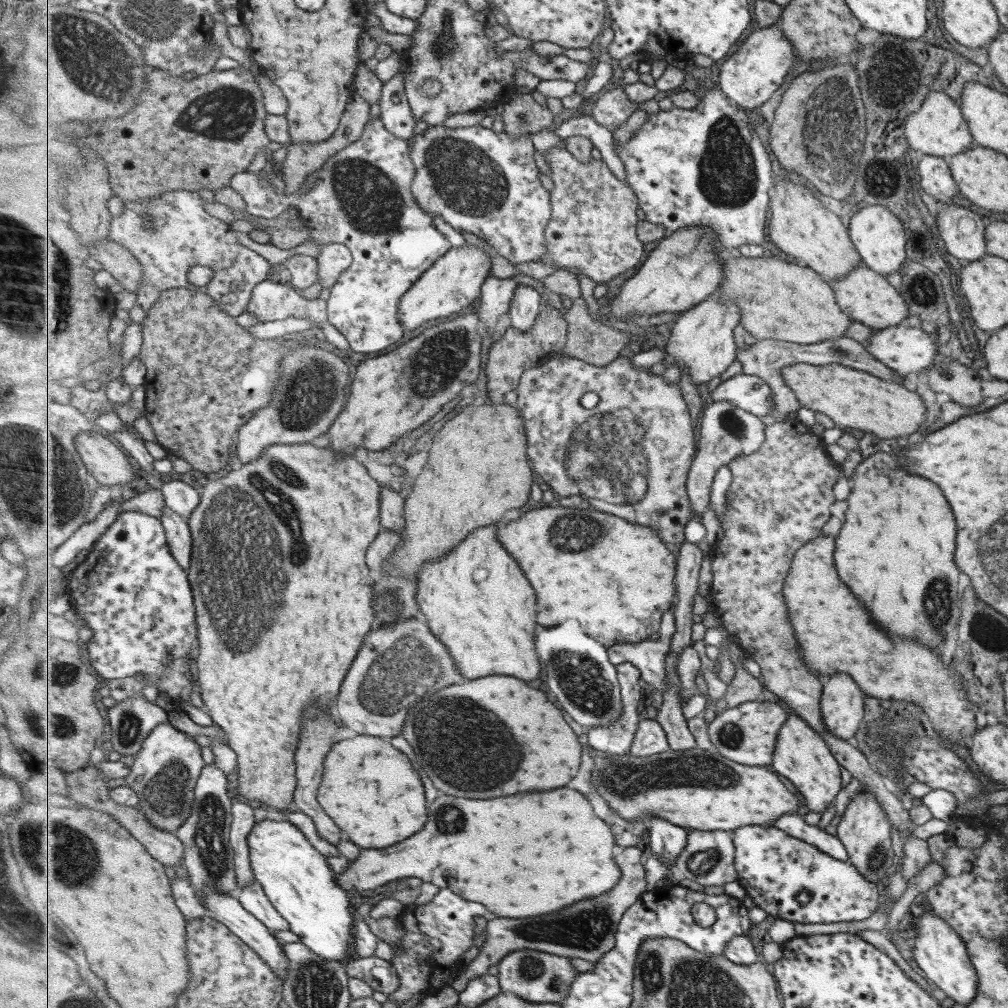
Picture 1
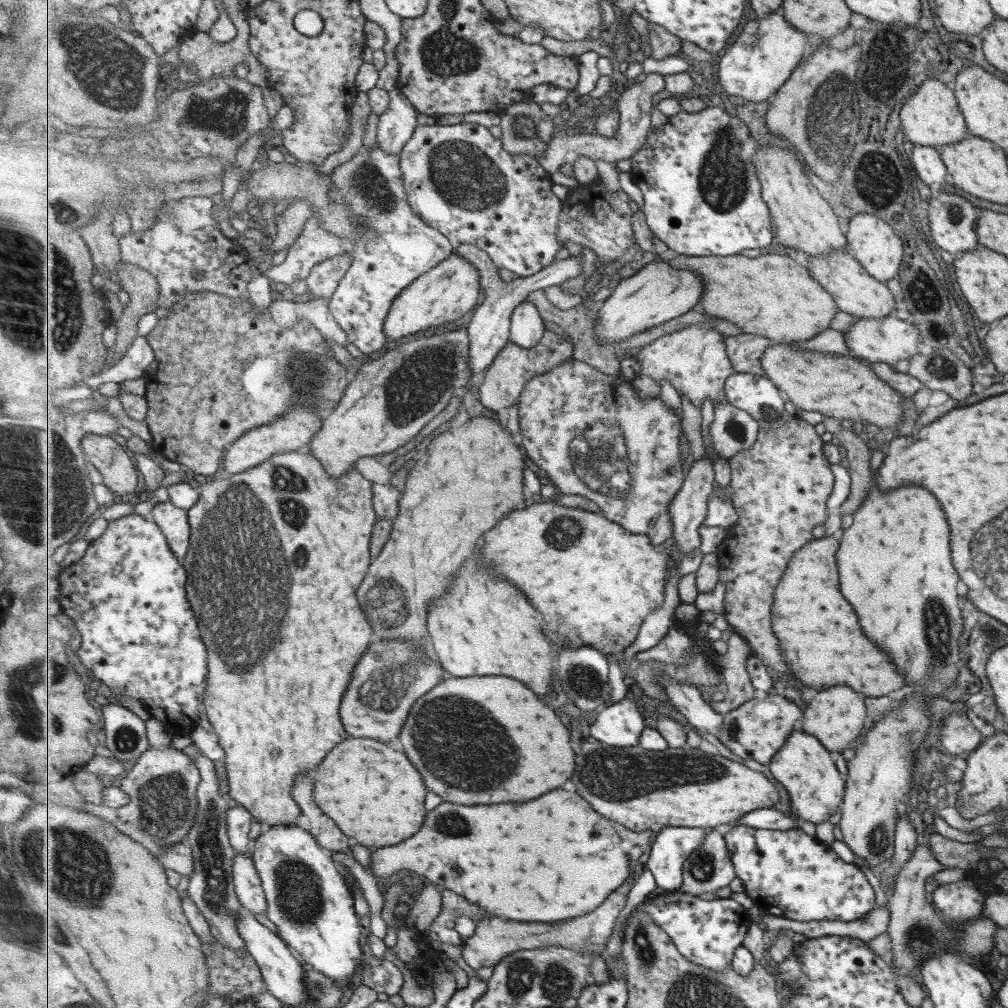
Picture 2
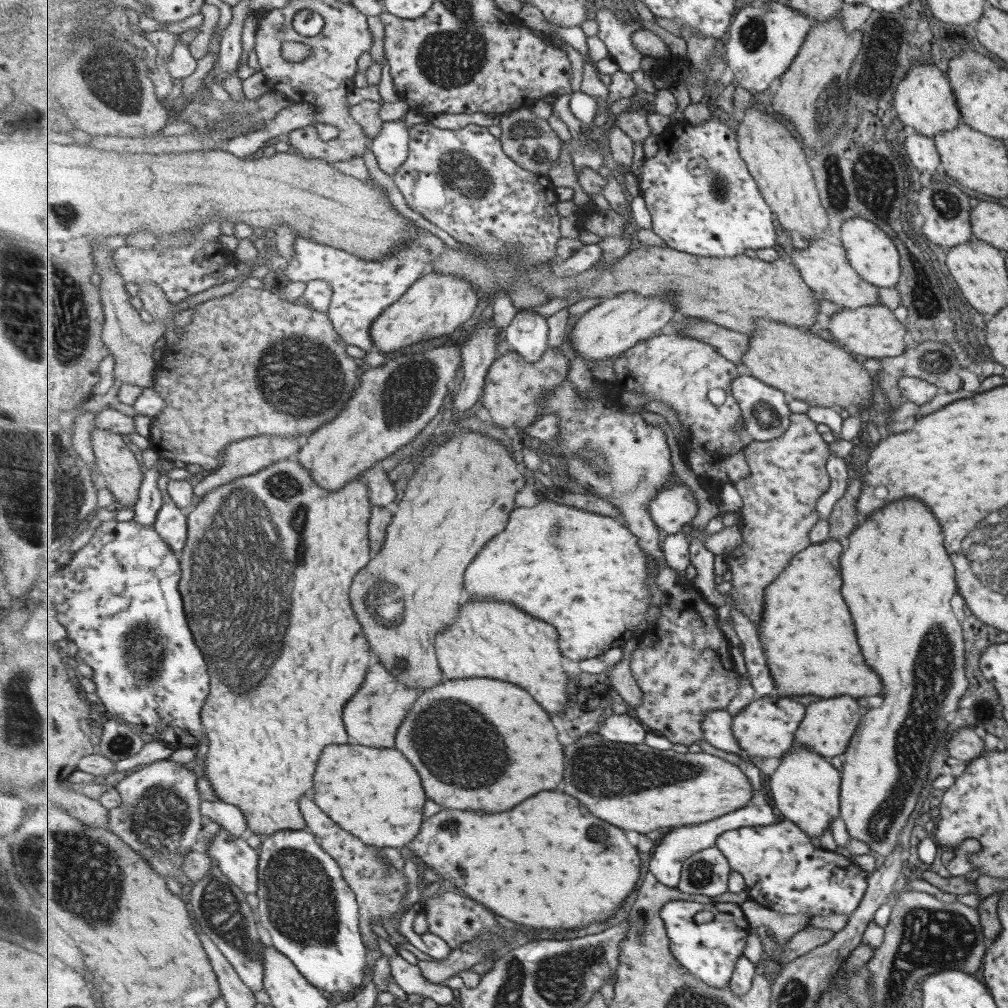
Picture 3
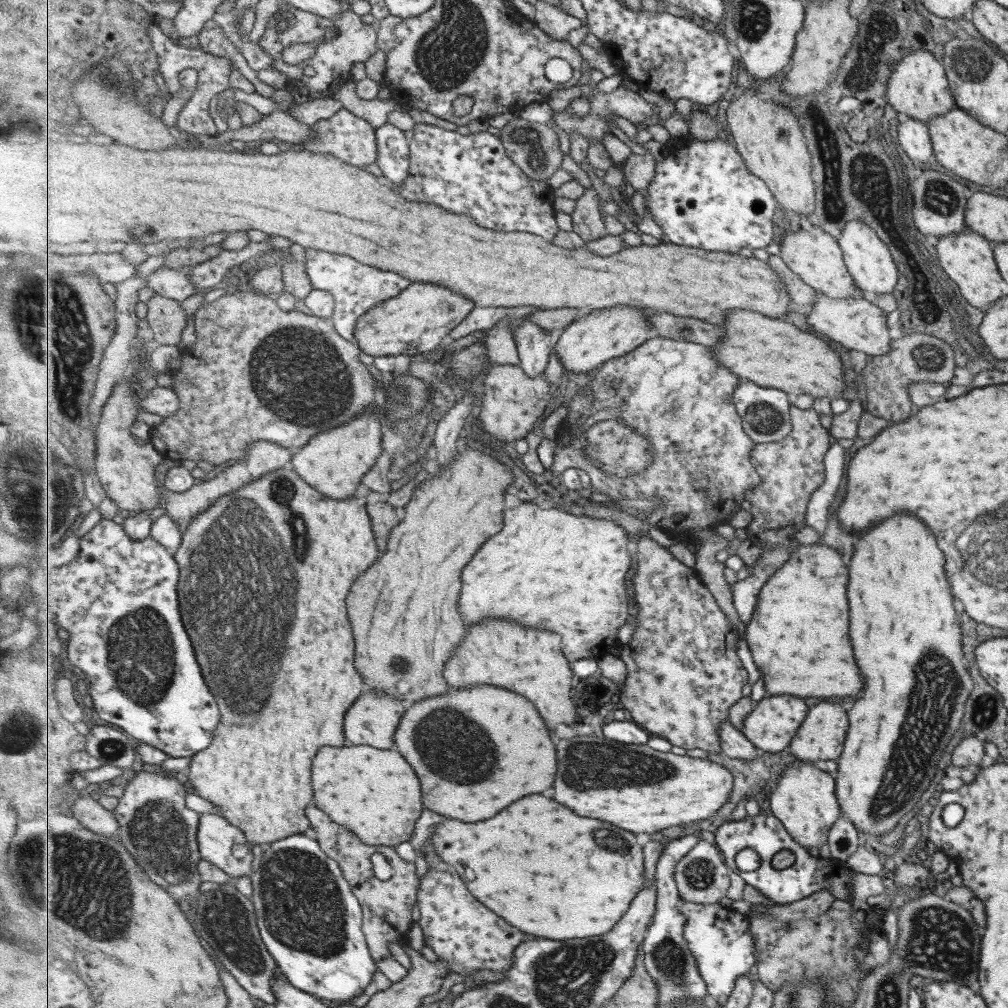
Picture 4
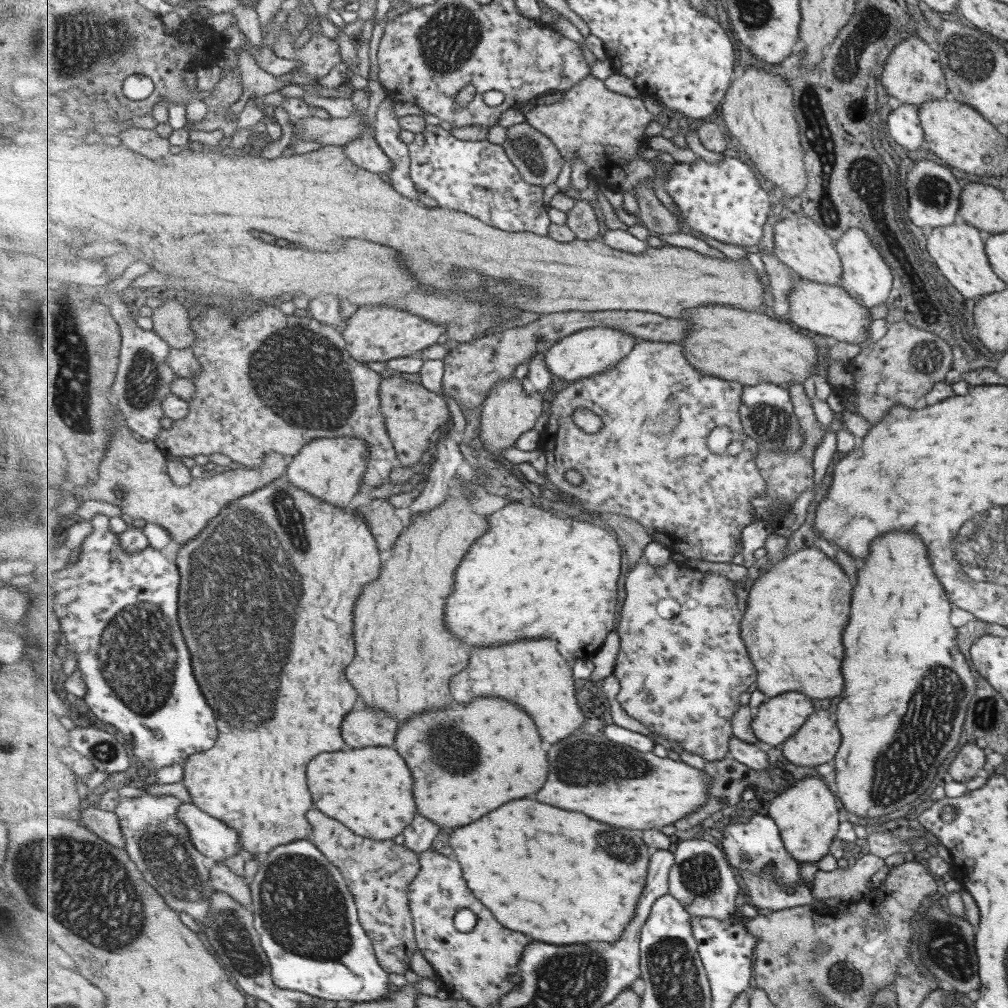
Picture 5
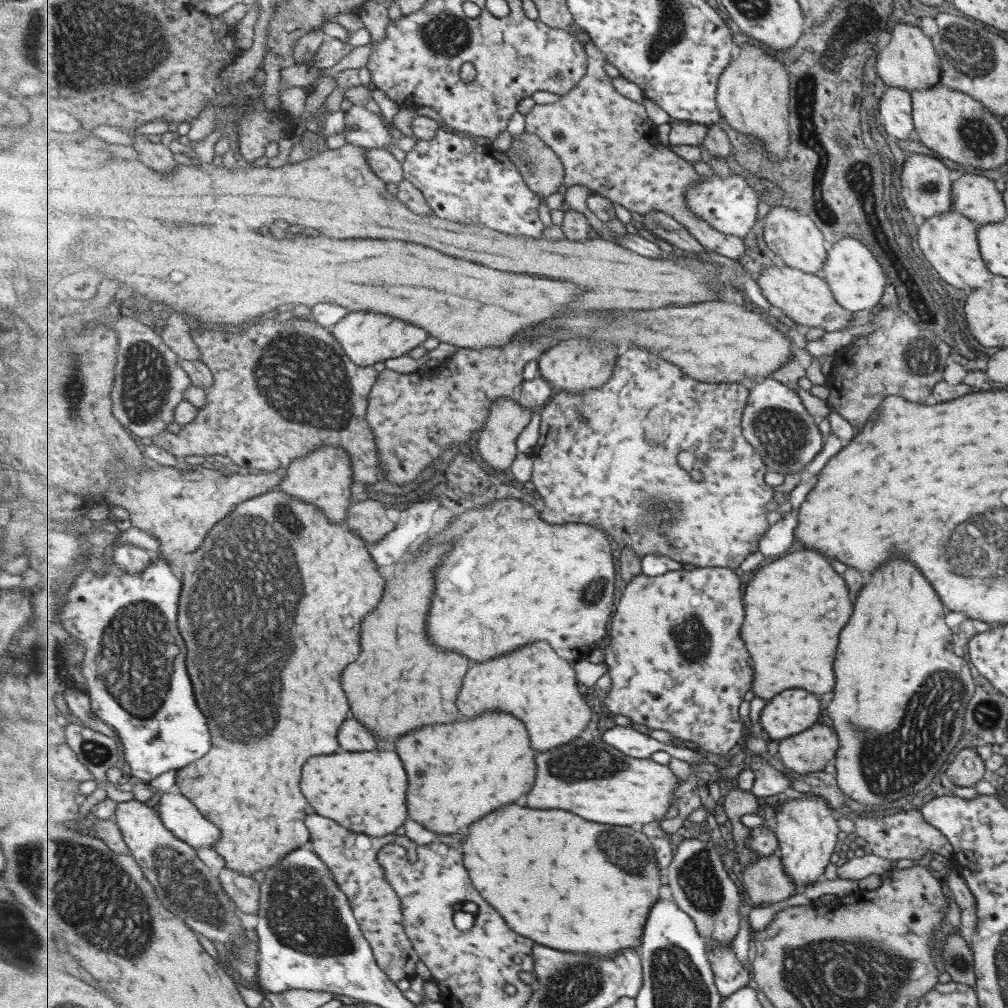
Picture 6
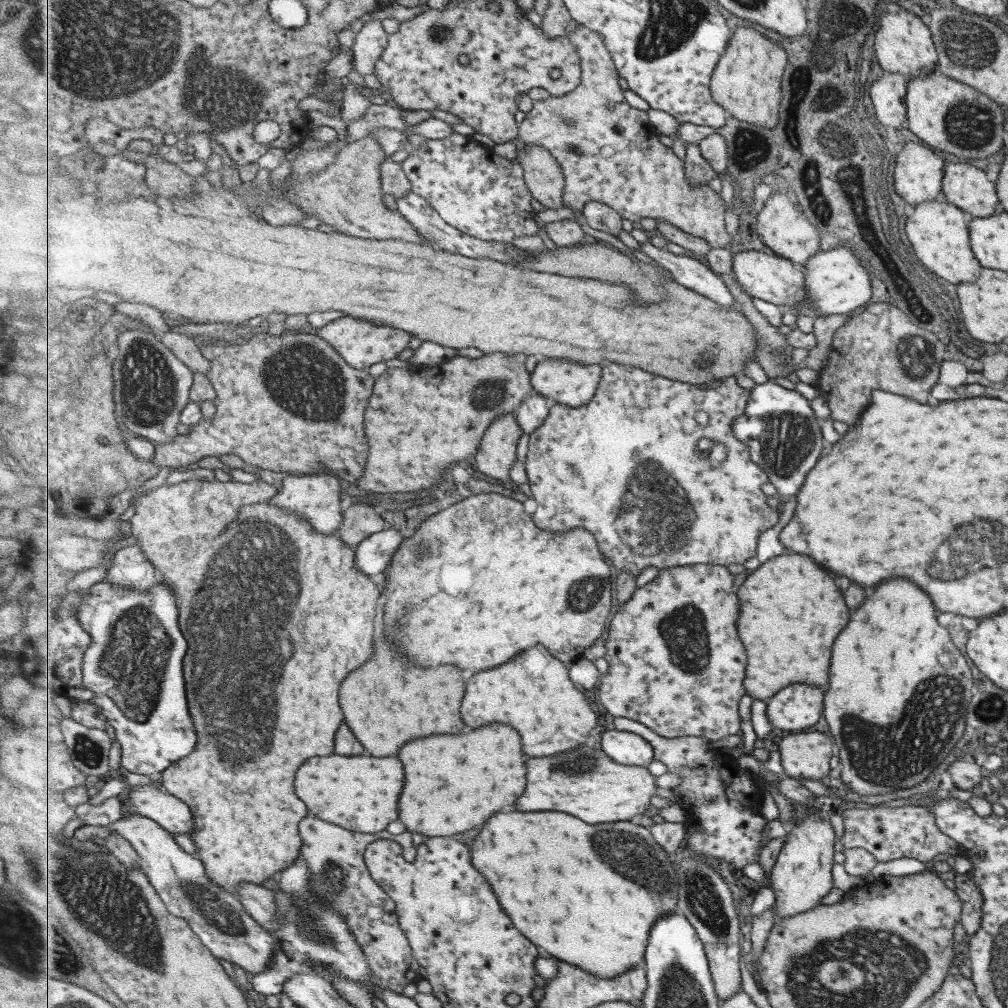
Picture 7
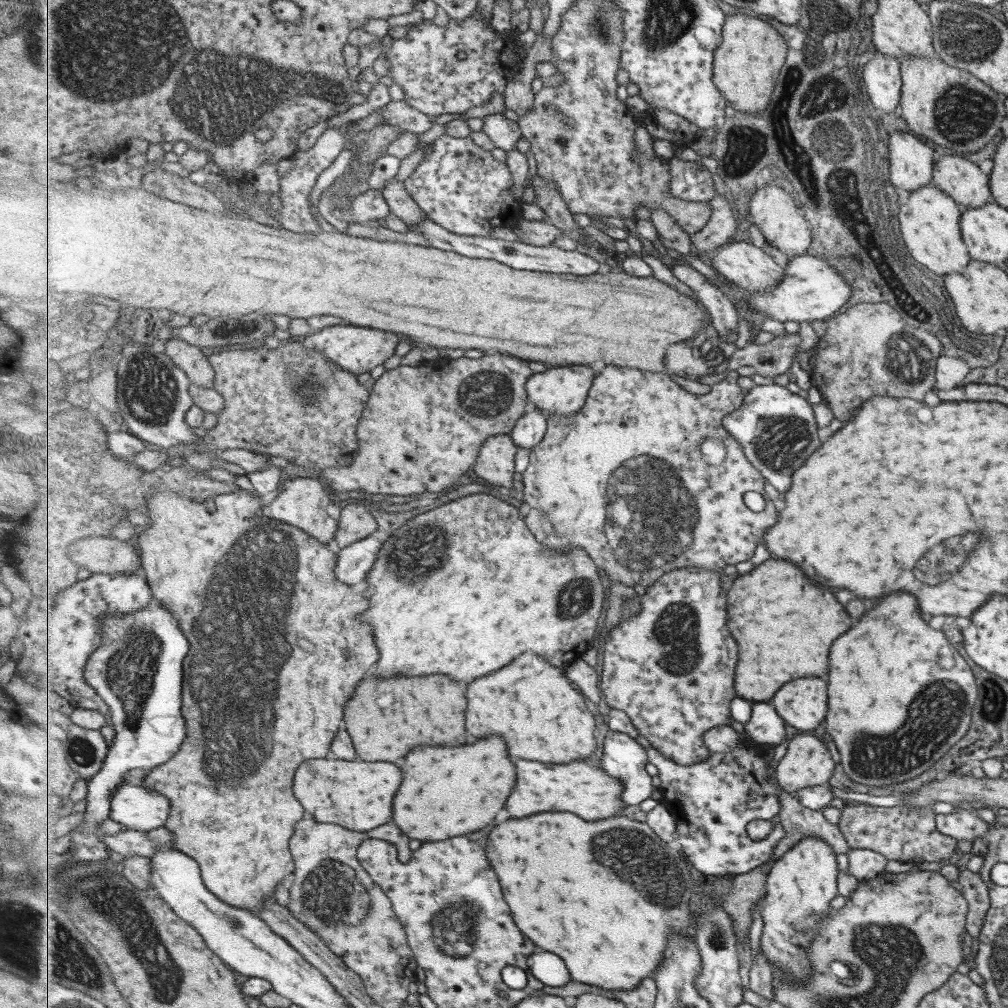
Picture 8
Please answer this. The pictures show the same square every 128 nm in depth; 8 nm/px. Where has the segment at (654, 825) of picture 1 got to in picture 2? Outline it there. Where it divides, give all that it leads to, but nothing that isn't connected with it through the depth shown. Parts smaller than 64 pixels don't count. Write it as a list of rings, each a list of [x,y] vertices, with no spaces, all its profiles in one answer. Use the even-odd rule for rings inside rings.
[[[668,826],[656,832],[645,868],[652,870],[658,886],[669,891],[683,886],[684,862],[703,844],[711,830]]]

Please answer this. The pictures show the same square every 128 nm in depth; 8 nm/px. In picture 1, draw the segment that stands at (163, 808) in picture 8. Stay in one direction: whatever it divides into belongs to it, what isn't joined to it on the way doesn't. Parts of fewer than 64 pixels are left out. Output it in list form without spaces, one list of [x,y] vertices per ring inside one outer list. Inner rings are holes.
[[[259,881],[244,886],[236,895],[241,904],[271,930],[290,930],[289,921],[275,908]]]

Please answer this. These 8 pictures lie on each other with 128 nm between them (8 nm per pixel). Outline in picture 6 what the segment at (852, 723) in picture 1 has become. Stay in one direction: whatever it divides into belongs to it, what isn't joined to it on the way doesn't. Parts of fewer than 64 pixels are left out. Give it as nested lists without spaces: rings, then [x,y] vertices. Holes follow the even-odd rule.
[[[817,721],[804,732],[780,741],[776,756],[797,773],[817,772],[839,750],[839,738],[835,734],[835,730]]]

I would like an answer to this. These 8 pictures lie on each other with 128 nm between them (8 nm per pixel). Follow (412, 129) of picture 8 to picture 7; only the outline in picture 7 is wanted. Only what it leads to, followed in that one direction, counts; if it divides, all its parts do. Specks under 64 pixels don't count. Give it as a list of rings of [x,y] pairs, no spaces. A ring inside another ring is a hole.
[[[368,105],[365,114],[361,114],[361,118],[357,122],[349,124],[349,136],[347,142],[351,143],[362,140],[369,136],[372,132],[377,132],[381,128],[395,129],[399,131],[405,130],[411,126],[407,126],[403,121],[403,108],[401,106]],[[353,134],[353,136],[351,136]]]

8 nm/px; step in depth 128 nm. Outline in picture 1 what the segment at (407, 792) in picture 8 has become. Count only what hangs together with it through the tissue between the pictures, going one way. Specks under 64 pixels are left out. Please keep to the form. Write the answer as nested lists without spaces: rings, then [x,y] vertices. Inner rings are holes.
[[[487,676],[444,688],[411,709],[402,735],[423,762],[433,784],[451,796],[499,798],[519,792],[543,792],[569,784],[581,766],[583,746],[575,730],[565,722],[563,712],[547,700],[545,692],[531,688],[515,676]],[[523,768],[523,784],[505,784]]]

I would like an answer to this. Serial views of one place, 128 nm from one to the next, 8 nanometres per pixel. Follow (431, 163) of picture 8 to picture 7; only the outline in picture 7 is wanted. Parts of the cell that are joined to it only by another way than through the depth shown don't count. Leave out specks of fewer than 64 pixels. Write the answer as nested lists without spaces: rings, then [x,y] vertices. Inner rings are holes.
[[[451,134],[442,140],[427,139],[402,163],[412,184],[412,191],[429,201],[447,224],[469,236],[485,241],[513,242],[519,236],[535,236],[538,212],[533,208],[533,198],[524,177],[524,168],[516,159],[499,156],[493,148],[478,144],[470,136]]]

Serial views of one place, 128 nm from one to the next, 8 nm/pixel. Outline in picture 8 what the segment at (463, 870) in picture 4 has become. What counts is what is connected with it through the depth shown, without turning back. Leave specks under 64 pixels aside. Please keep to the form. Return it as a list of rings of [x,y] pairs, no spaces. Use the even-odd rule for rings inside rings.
[[[549,812],[549,814],[537,814],[537,816],[529,816],[529,818],[521,818],[521,820],[511,818],[507,822],[497,824],[493,828],[487,844],[489,844],[489,860],[493,860],[493,868],[497,868],[497,874],[501,876],[501,886],[505,888],[505,898],[509,900],[509,906],[513,908],[513,916],[517,916],[517,924],[521,924],[521,930],[537,946],[545,948],[547,952],[555,952],[557,956],[561,956],[565,960],[573,981],[610,991],[628,991],[640,986],[641,982],[656,975],[660,971],[661,964],[665,962],[665,952],[669,950],[669,940],[667,938],[673,936],[669,932],[673,930],[673,932],[678,933],[687,928],[692,929],[694,926],[694,916],[696,914],[691,910],[691,898],[693,898],[693,894],[698,892],[699,874],[696,873],[685,854],[677,845],[672,845],[662,840],[660,835],[646,822],[633,820],[623,815],[599,820],[599,822],[587,822],[587,820],[579,818],[573,812]]]

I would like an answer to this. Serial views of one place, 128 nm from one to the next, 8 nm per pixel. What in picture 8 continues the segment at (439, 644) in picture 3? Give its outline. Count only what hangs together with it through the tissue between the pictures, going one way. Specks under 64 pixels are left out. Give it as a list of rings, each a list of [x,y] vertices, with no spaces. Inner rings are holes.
[[[529,652],[525,656],[519,656],[509,668],[503,668],[501,672],[495,672],[493,676],[485,676],[473,684],[469,684],[469,716],[467,716],[467,728],[473,732],[473,736],[487,736],[487,734],[501,734],[505,736],[509,744],[511,756],[519,756],[525,760],[537,760],[537,762],[555,762],[555,764],[572,763],[574,760],[585,759],[585,756],[593,756],[597,750],[595,742],[595,714],[587,708],[586,696],[571,682],[565,670],[555,668],[537,652]]]

